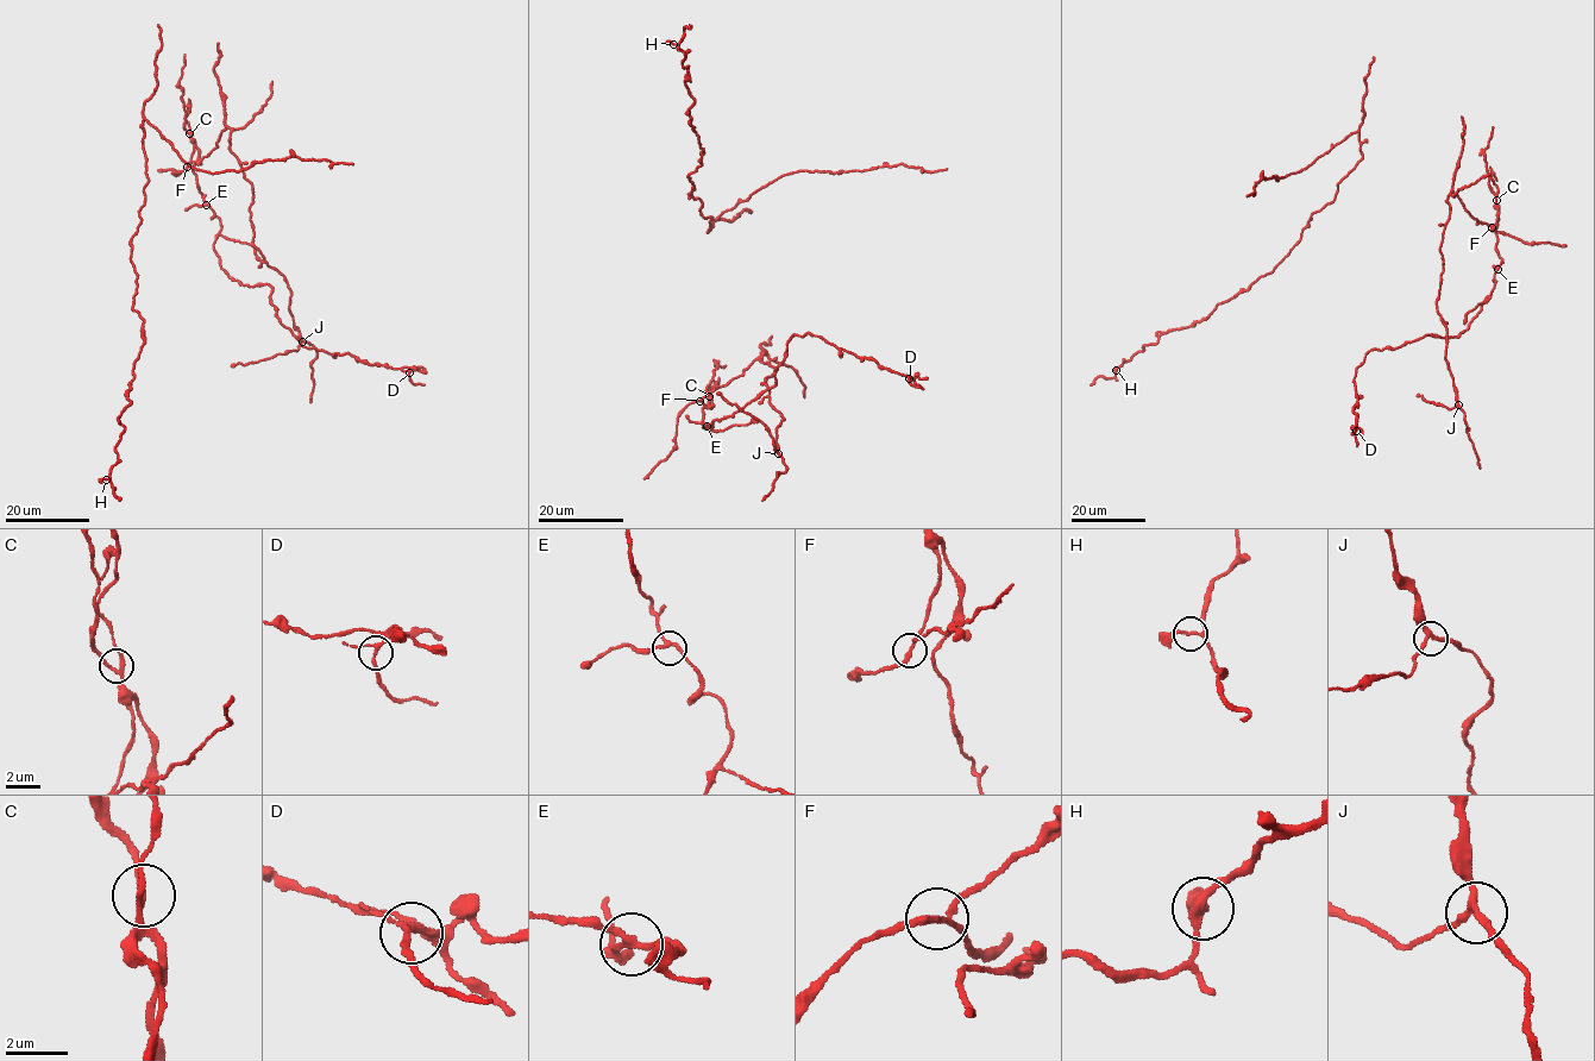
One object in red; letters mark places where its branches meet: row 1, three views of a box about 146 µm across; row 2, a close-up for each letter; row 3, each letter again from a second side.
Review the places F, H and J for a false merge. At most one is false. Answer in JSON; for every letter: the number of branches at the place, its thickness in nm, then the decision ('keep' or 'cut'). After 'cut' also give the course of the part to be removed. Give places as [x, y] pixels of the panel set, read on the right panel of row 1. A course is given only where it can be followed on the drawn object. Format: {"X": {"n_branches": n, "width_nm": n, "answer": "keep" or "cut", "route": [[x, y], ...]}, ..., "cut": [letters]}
{"F": {"n_branches": 3, "width_nm": 170, "answer": "cut", "route": [[1492, 227], [1498, 214], [1502, 262], [1469, 326], [1452, 338], [1429, 334], [1371, 350], [1356, 369], [1356, 445]]}, "H": {"n_branches": 3, "width_nm": 170, "answer": "keep"}, "J": {"n_branches": 3, "width_nm": 200, "answer": "keep"}, "cut": ["F"]}

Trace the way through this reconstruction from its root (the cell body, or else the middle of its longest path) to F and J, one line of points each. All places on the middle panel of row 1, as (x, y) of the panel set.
F: (771, 336), (766, 345), (759, 346), (764, 350), (761, 356), (740, 376), (698, 400)
J: (771, 336), (759, 346), (766, 353), (760, 361), (776, 368), (761, 385), (784, 420), (776, 431), (778, 453)

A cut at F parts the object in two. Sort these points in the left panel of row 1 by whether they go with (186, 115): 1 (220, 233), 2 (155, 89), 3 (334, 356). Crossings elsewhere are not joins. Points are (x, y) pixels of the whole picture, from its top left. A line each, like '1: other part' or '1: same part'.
1: same part
2: other part
3: same part

